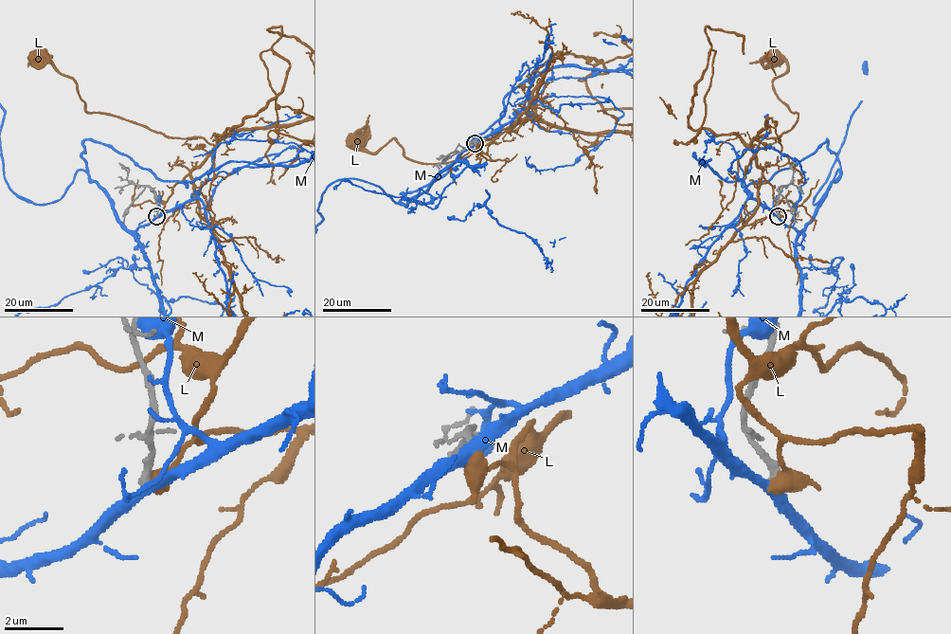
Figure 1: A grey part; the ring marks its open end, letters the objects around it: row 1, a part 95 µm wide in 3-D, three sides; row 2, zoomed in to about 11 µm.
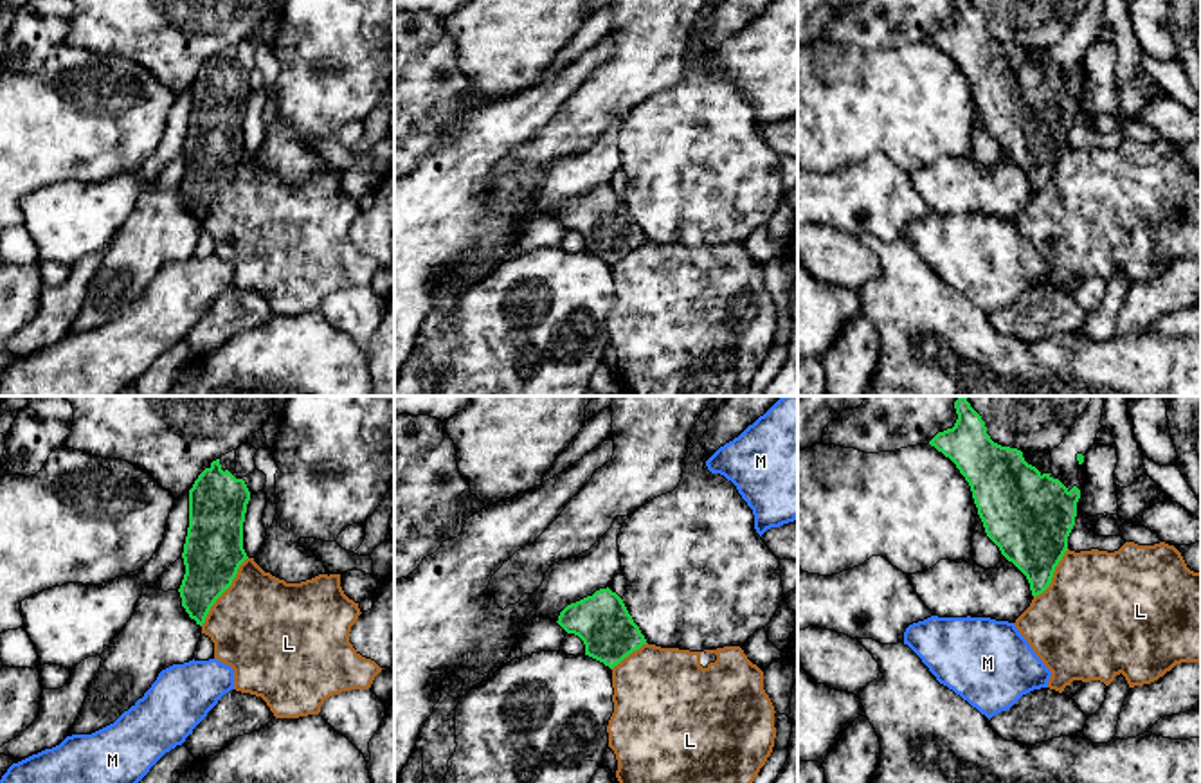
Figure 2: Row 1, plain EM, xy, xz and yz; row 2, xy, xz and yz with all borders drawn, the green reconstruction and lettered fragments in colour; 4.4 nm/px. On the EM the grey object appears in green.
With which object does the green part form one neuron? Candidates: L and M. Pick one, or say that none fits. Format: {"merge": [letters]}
{"merge": []}

